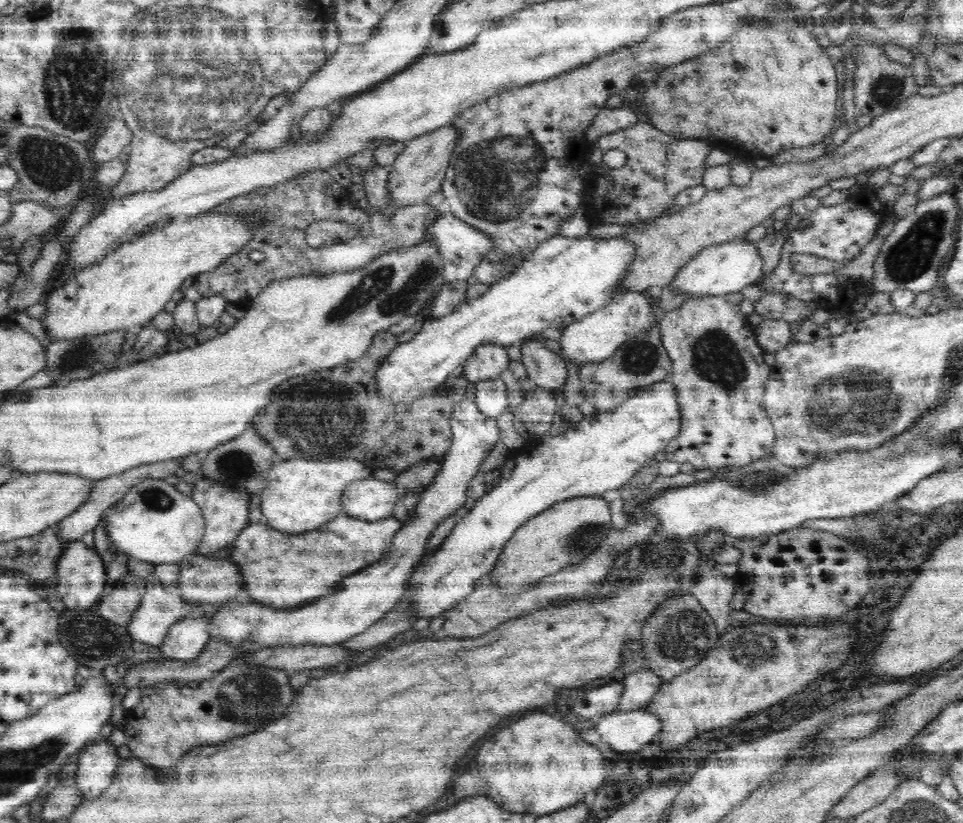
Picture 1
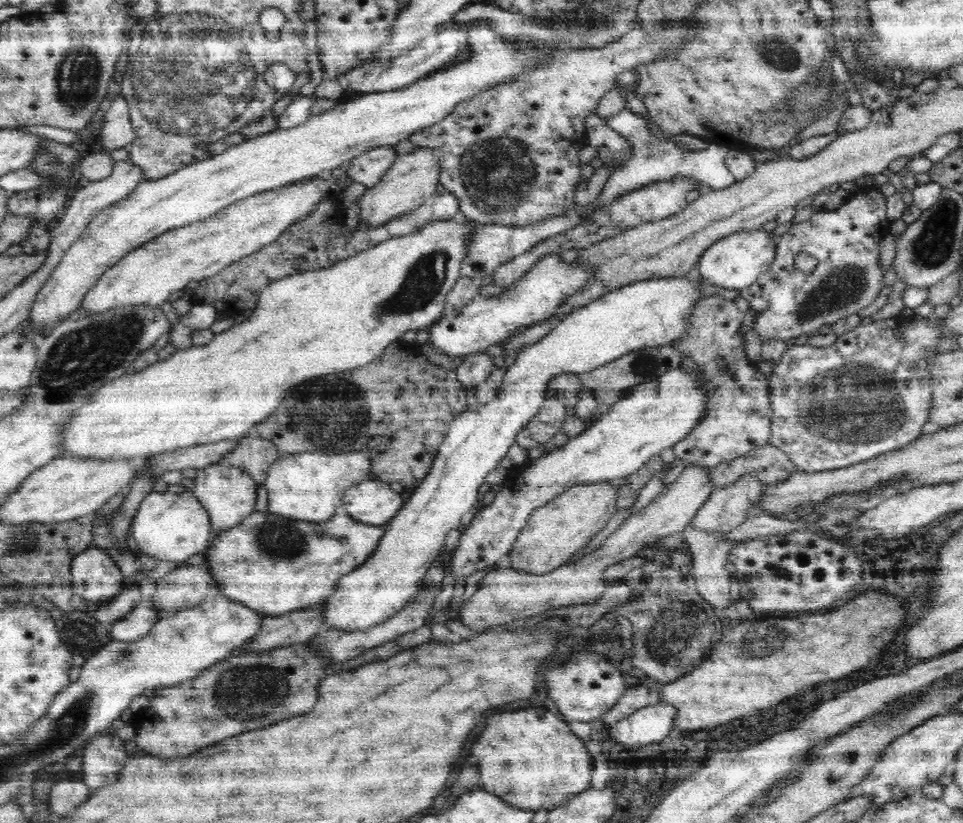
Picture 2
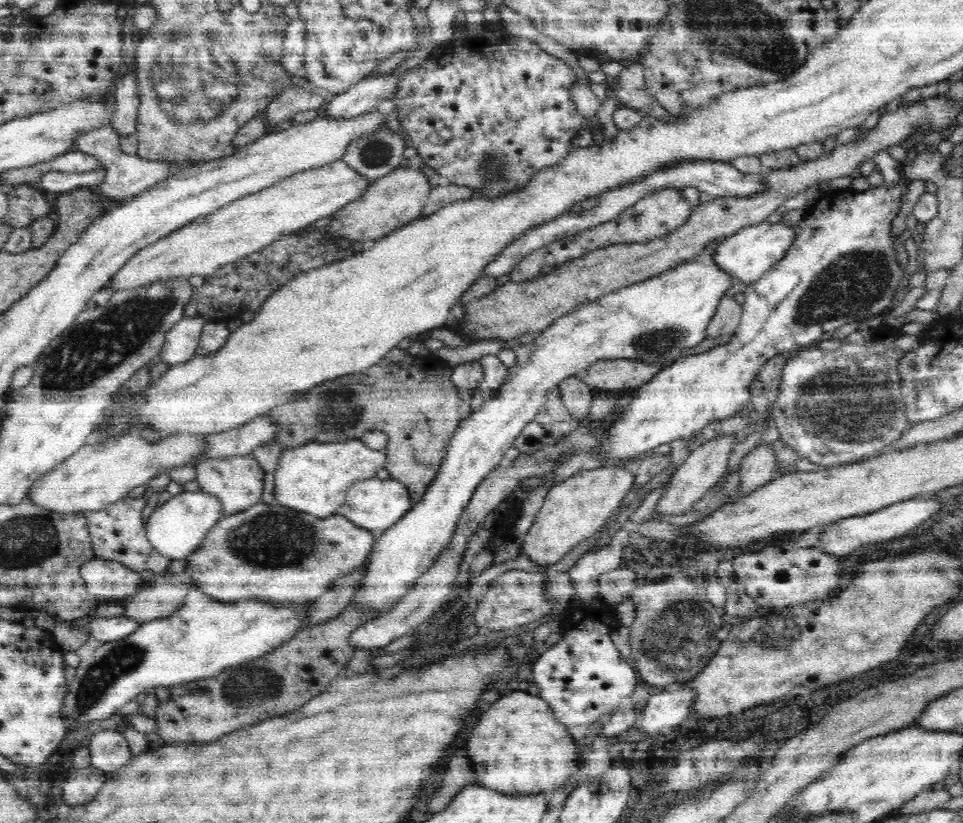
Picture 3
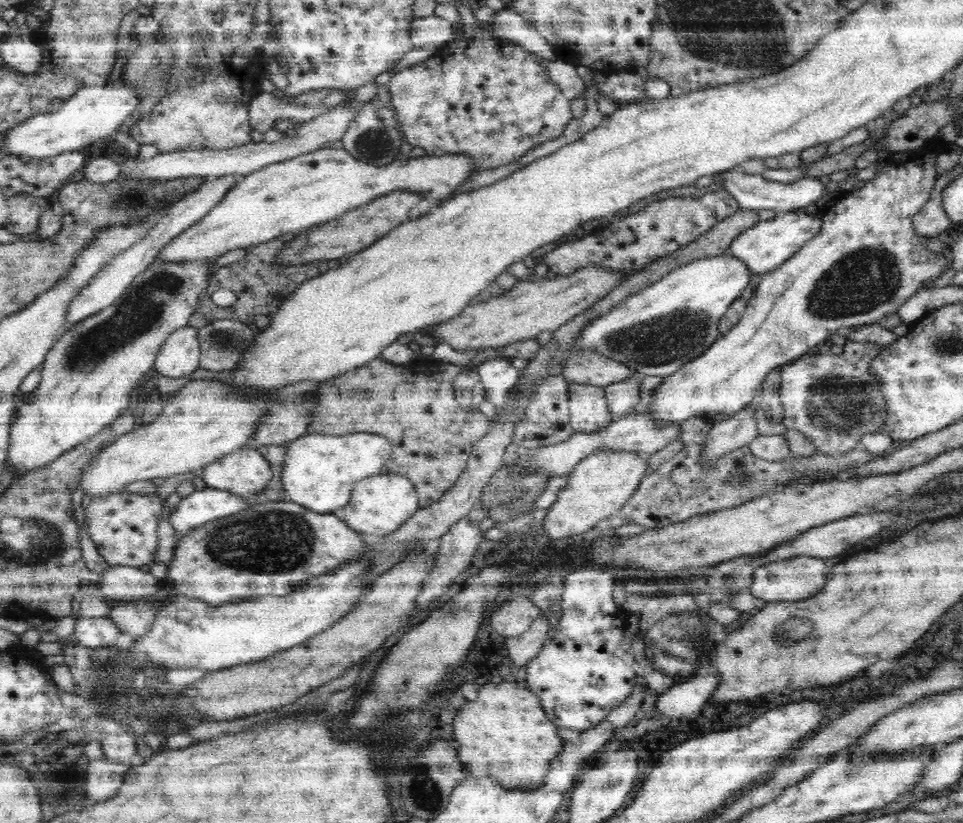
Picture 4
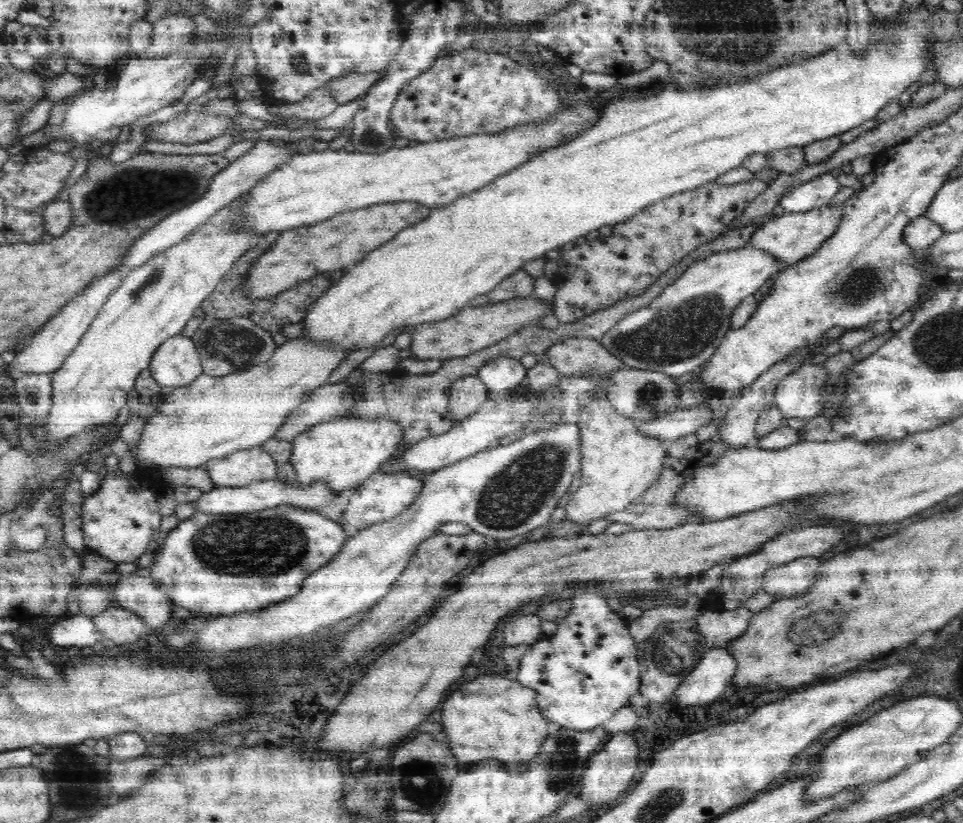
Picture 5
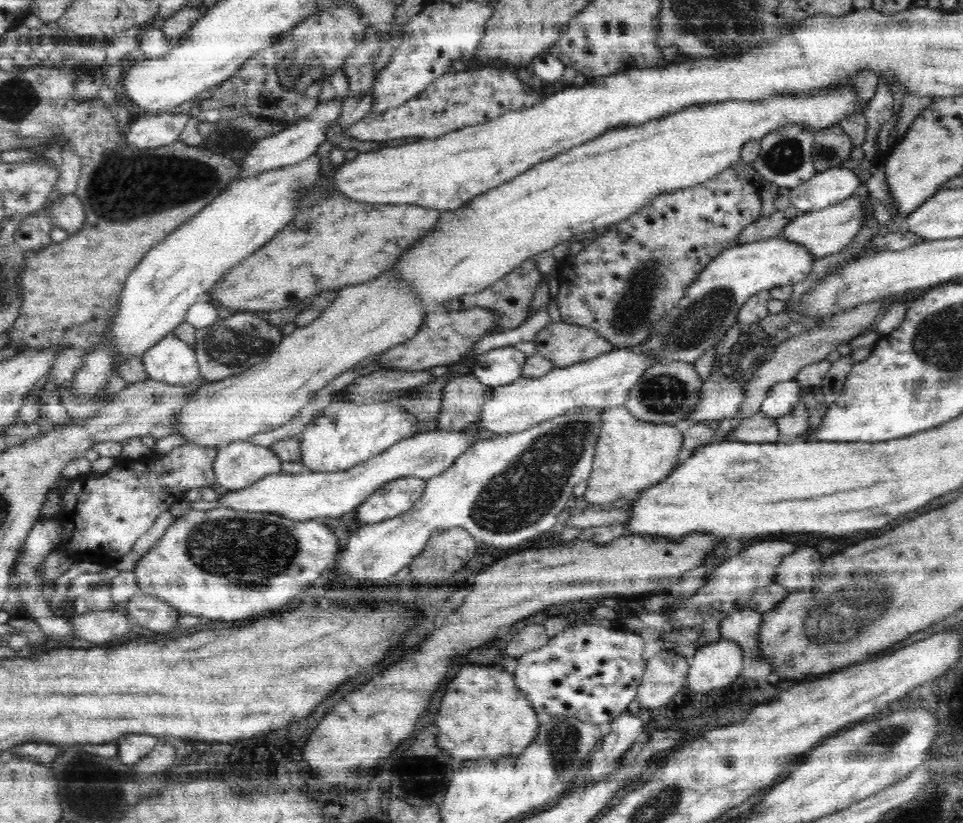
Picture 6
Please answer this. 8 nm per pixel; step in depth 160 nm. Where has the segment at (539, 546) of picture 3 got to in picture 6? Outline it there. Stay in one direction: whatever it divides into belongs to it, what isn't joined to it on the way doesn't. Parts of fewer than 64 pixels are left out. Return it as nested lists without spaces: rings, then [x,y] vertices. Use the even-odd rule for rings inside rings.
[[[622,405],[602,412],[601,428],[592,472],[587,478],[587,488],[583,494],[586,503],[593,508],[632,497],[640,490],[662,482],[679,462],[678,453],[683,448],[684,436],[675,425],[644,422]]]

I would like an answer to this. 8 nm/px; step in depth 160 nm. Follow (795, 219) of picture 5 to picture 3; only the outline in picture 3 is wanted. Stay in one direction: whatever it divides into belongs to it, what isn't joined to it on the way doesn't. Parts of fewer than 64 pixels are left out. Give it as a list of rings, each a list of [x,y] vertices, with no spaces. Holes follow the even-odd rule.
[[[764,221],[740,229],[720,241],[715,253],[709,259],[718,268],[727,272],[733,280],[740,280],[749,285],[768,272],[781,258],[784,258],[784,254],[792,246],[795,228],[782,221],[774,224]]]

